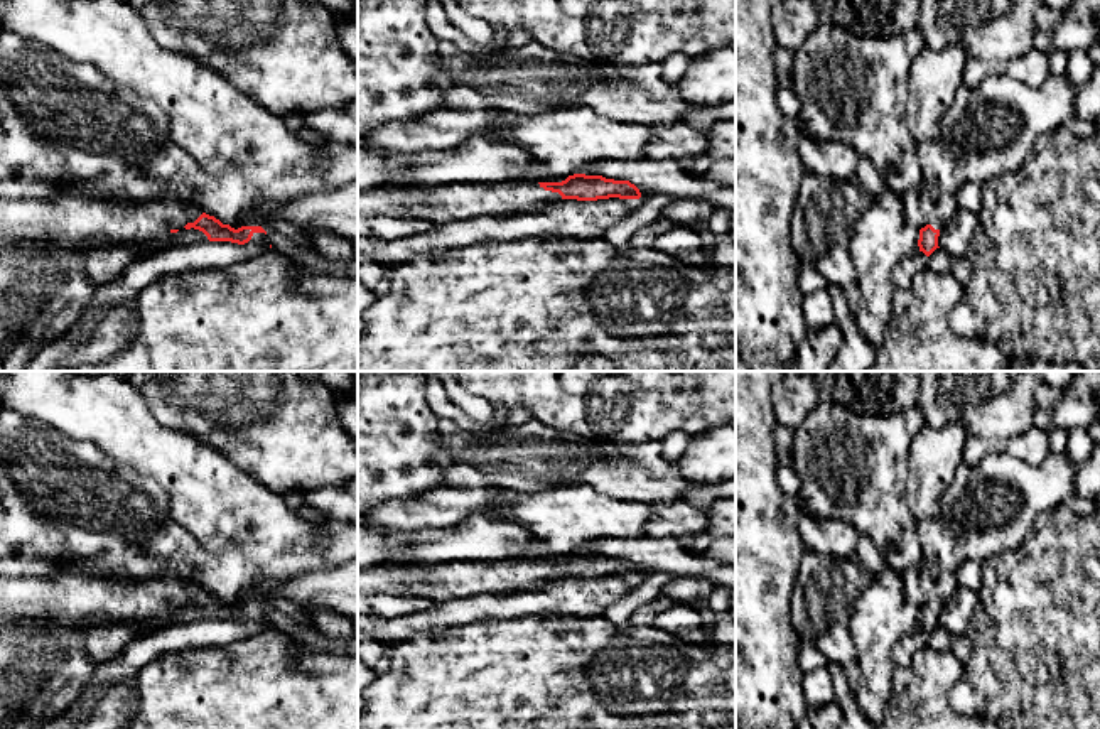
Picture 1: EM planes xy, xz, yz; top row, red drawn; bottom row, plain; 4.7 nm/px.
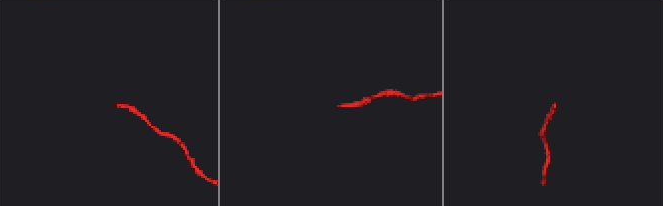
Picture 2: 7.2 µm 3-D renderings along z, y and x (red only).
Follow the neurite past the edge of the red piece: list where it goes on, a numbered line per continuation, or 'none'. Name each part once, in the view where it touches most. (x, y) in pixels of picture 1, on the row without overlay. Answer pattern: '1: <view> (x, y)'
1: xz (439, 583)

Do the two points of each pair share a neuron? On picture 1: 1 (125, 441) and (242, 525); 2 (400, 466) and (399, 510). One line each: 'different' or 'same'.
1: same
2: different

